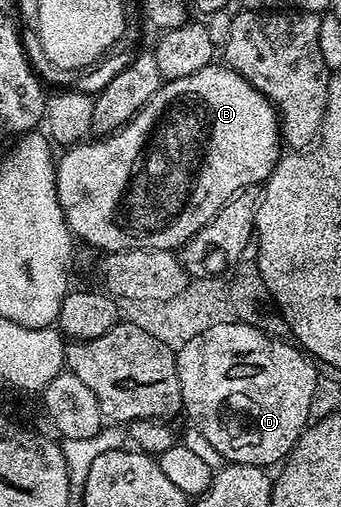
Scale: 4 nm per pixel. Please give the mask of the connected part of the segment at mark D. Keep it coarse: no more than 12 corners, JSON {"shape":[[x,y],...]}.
{"shape":[[217,326],[176,350],[225,463],[287,459],[314,390],[287,346]]}

